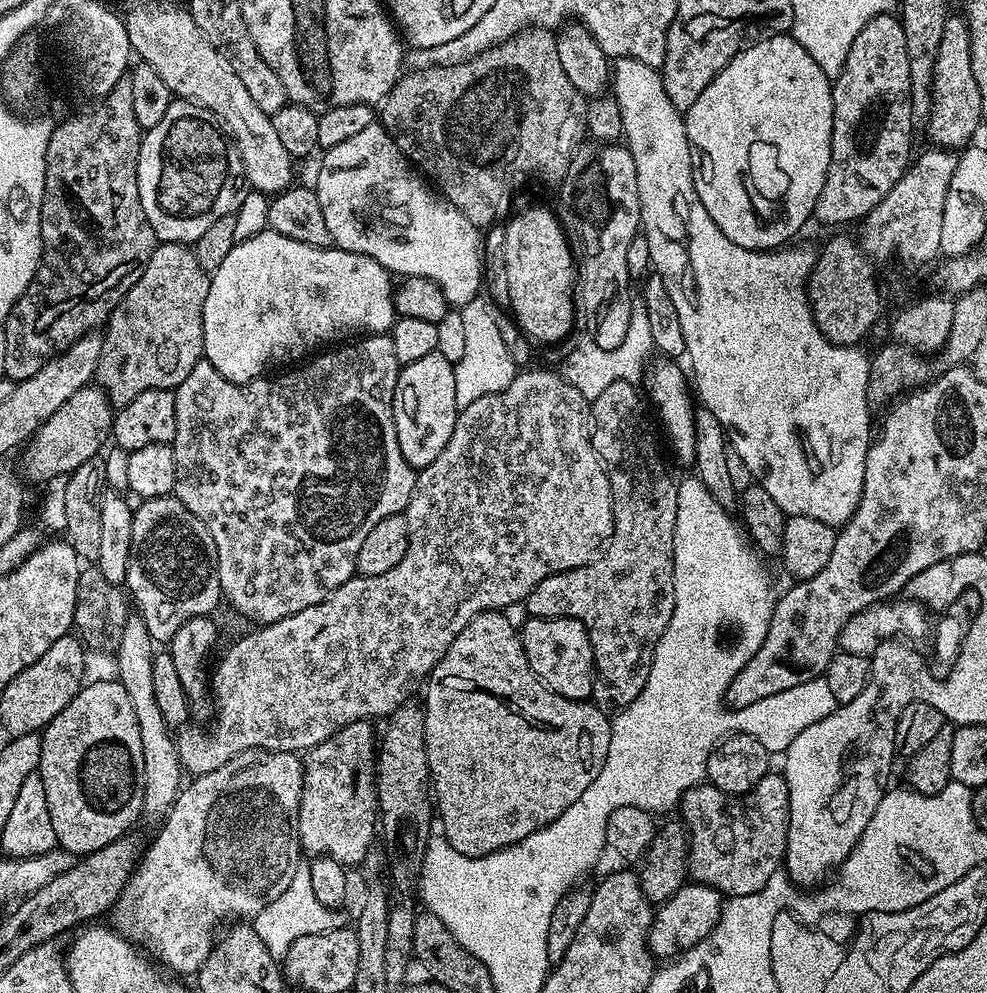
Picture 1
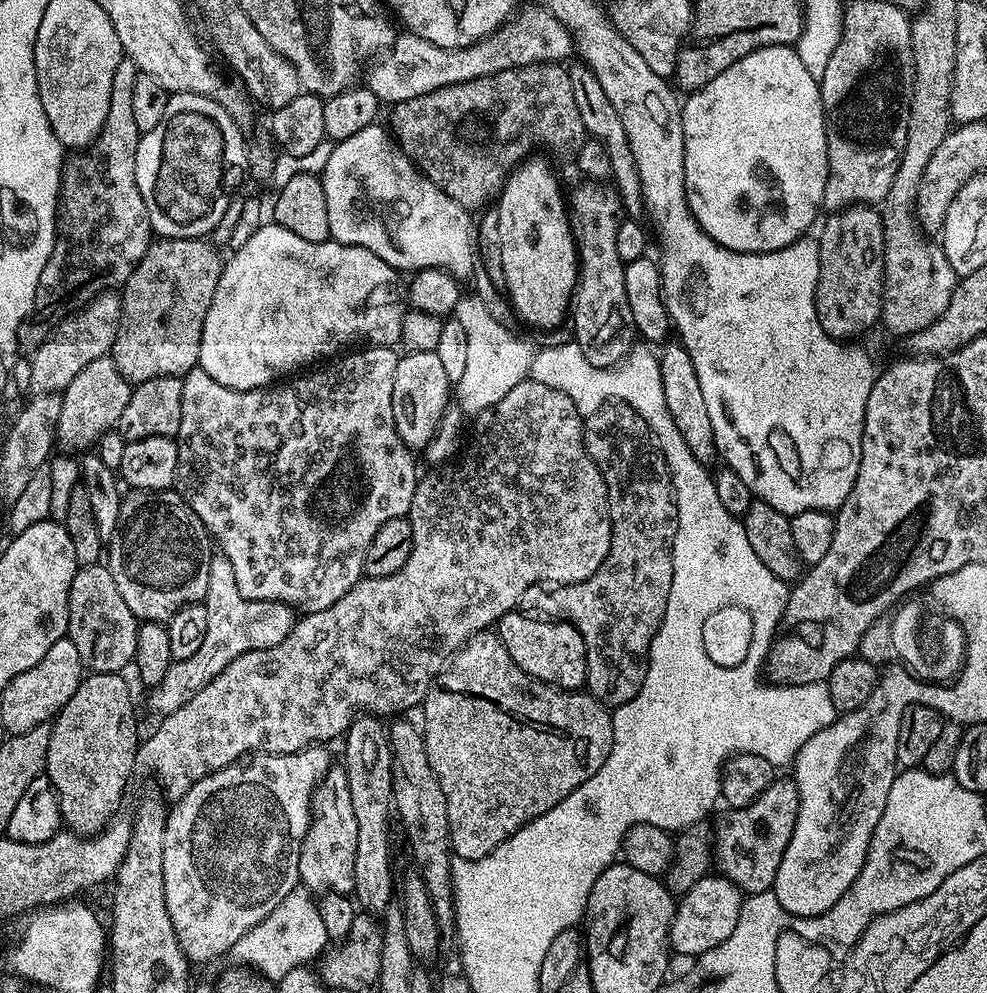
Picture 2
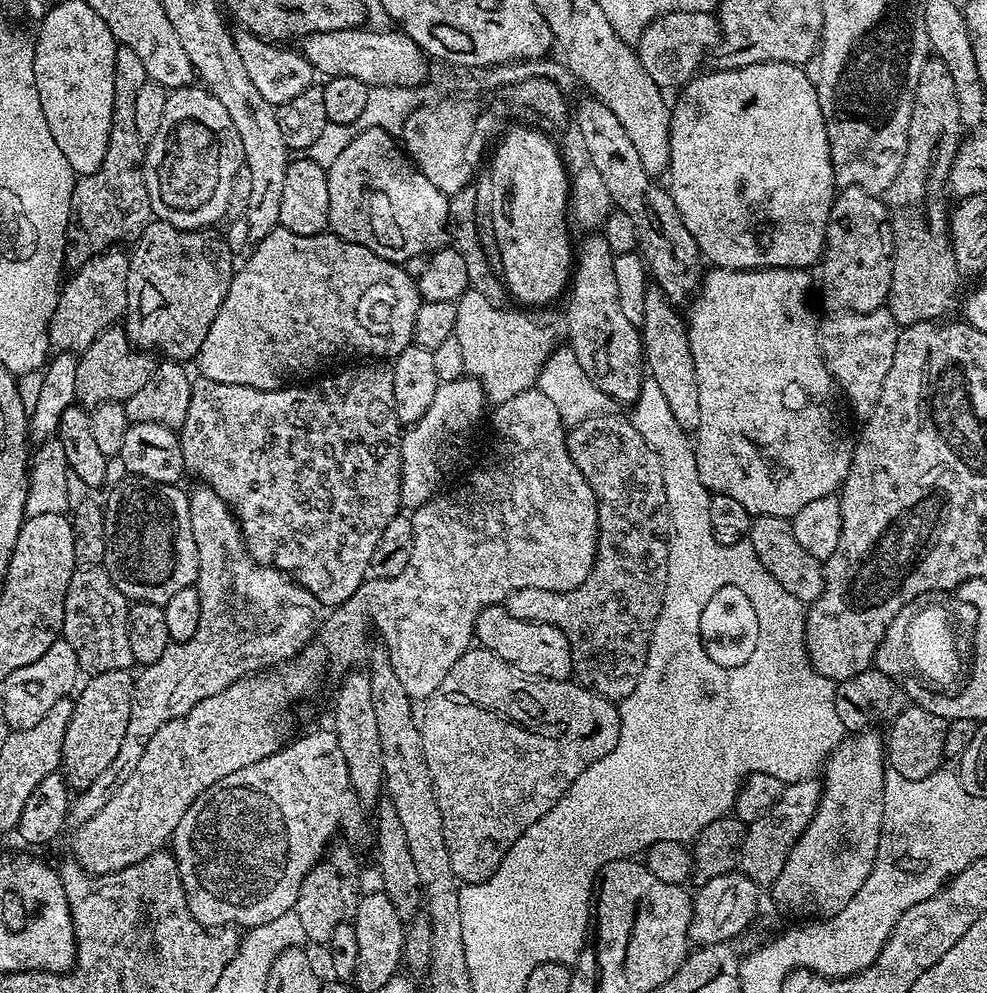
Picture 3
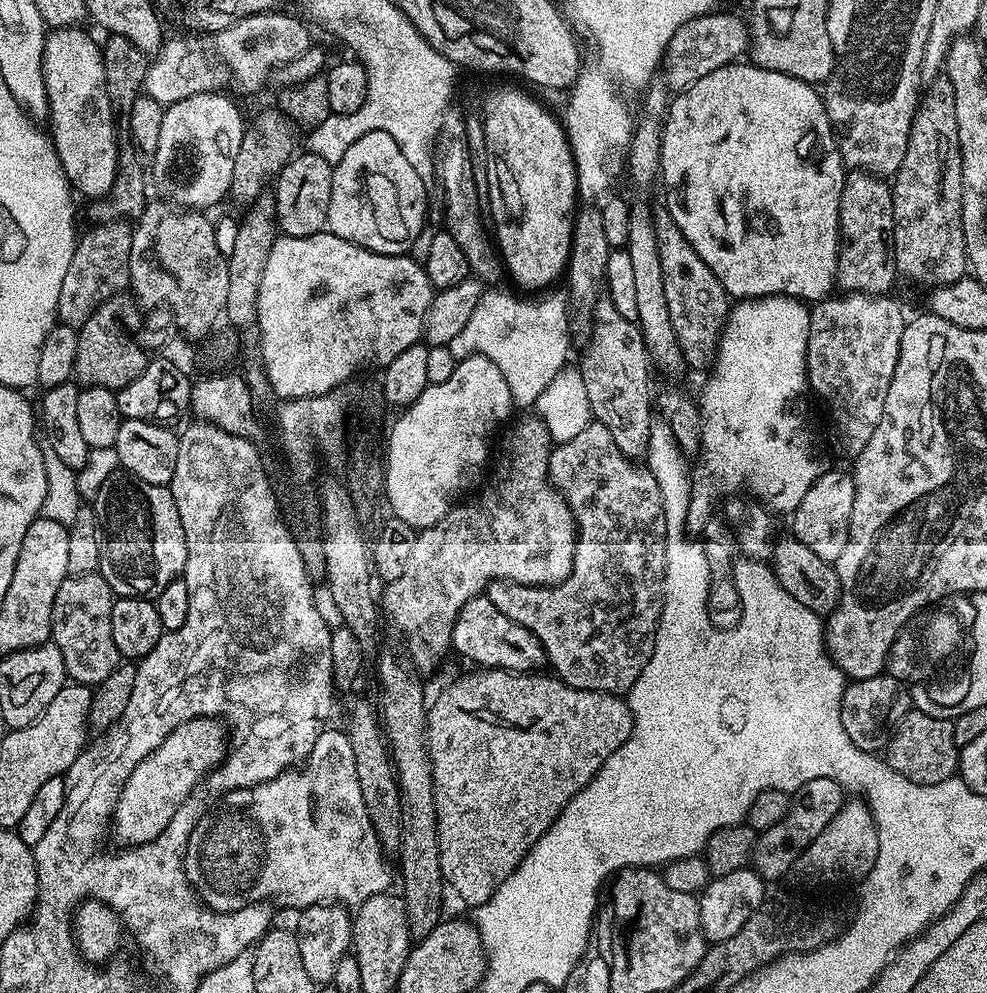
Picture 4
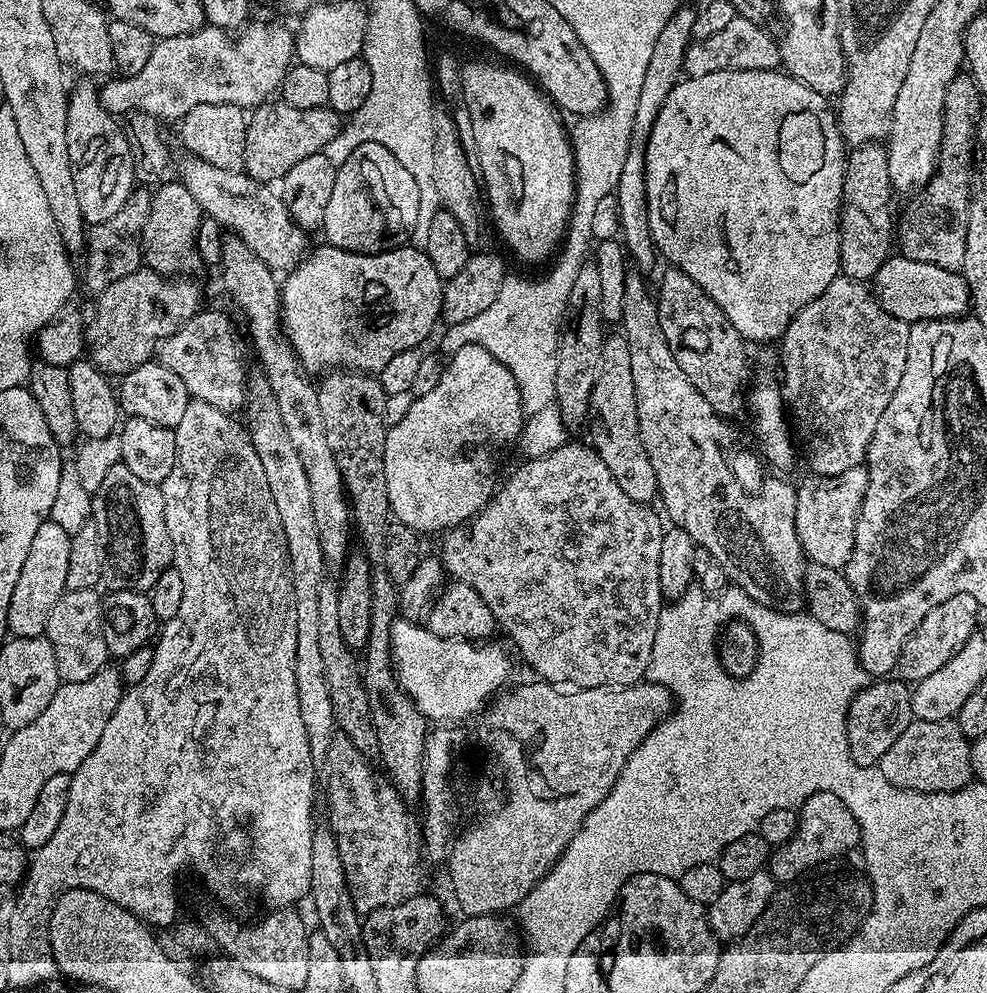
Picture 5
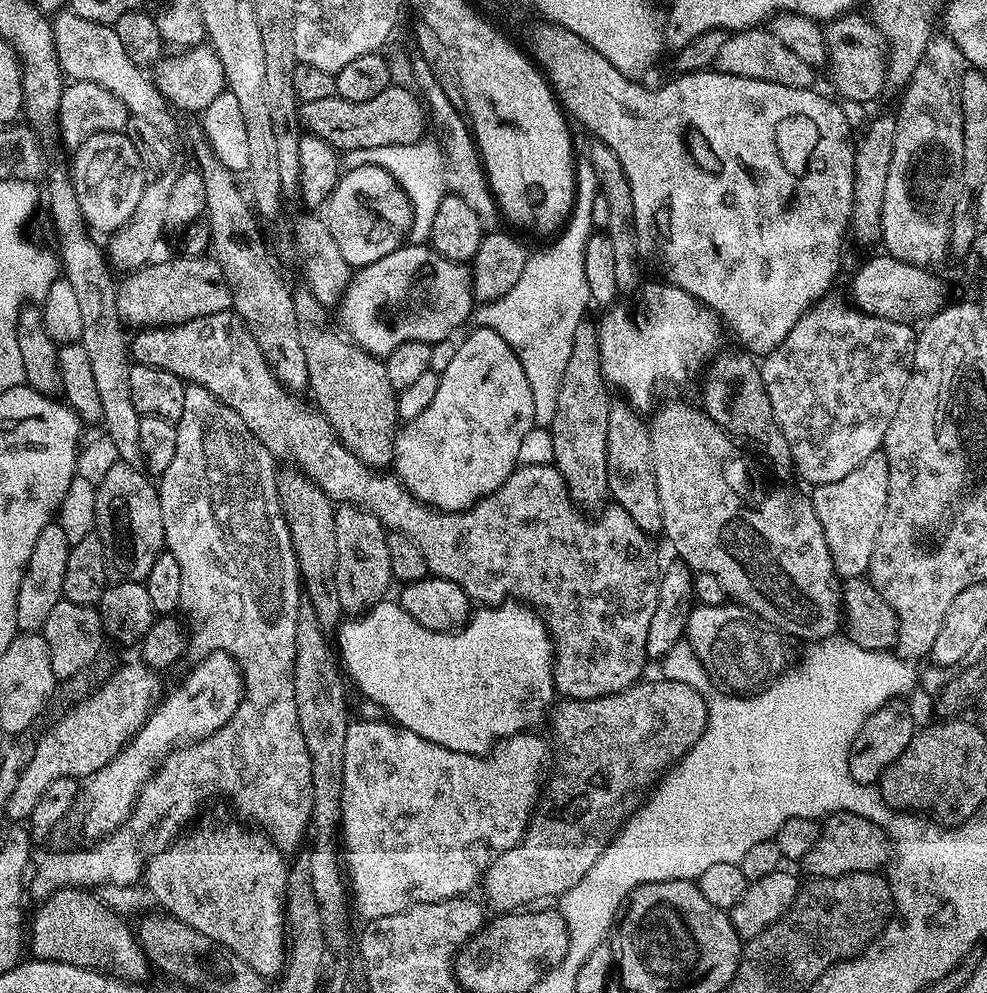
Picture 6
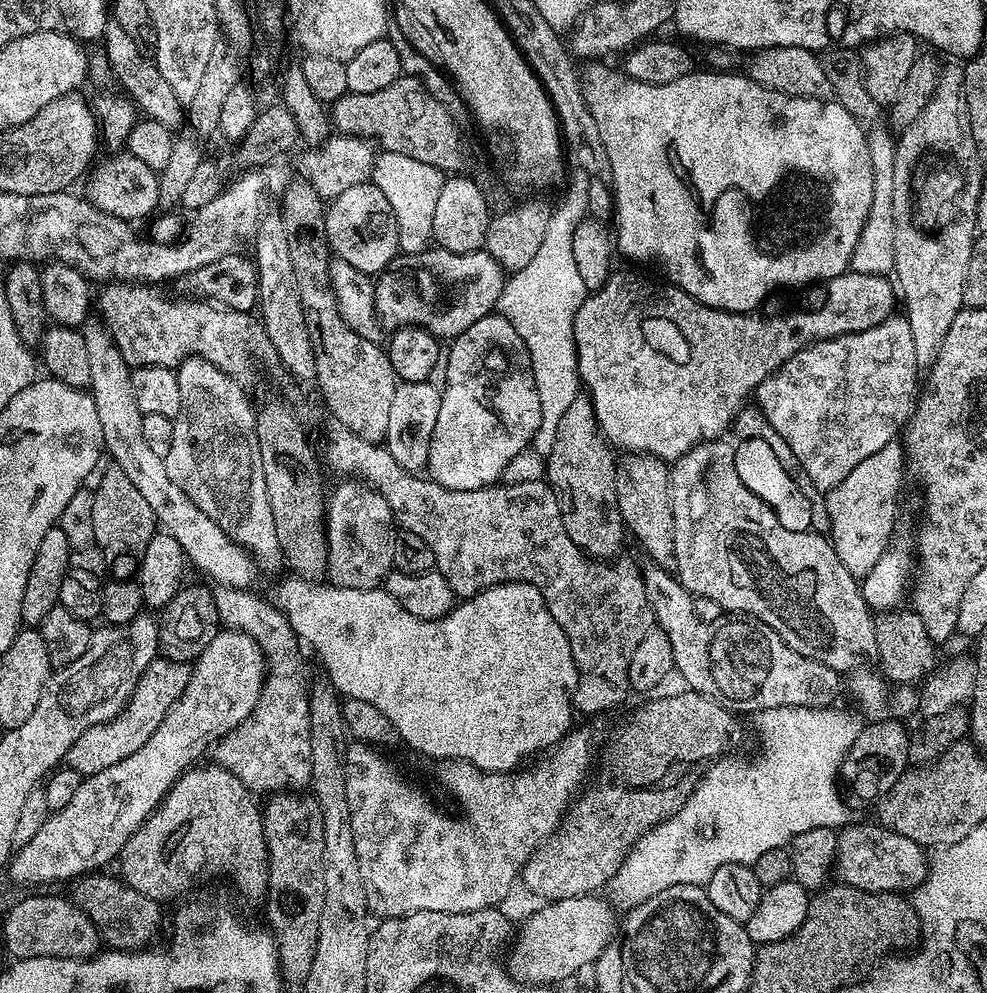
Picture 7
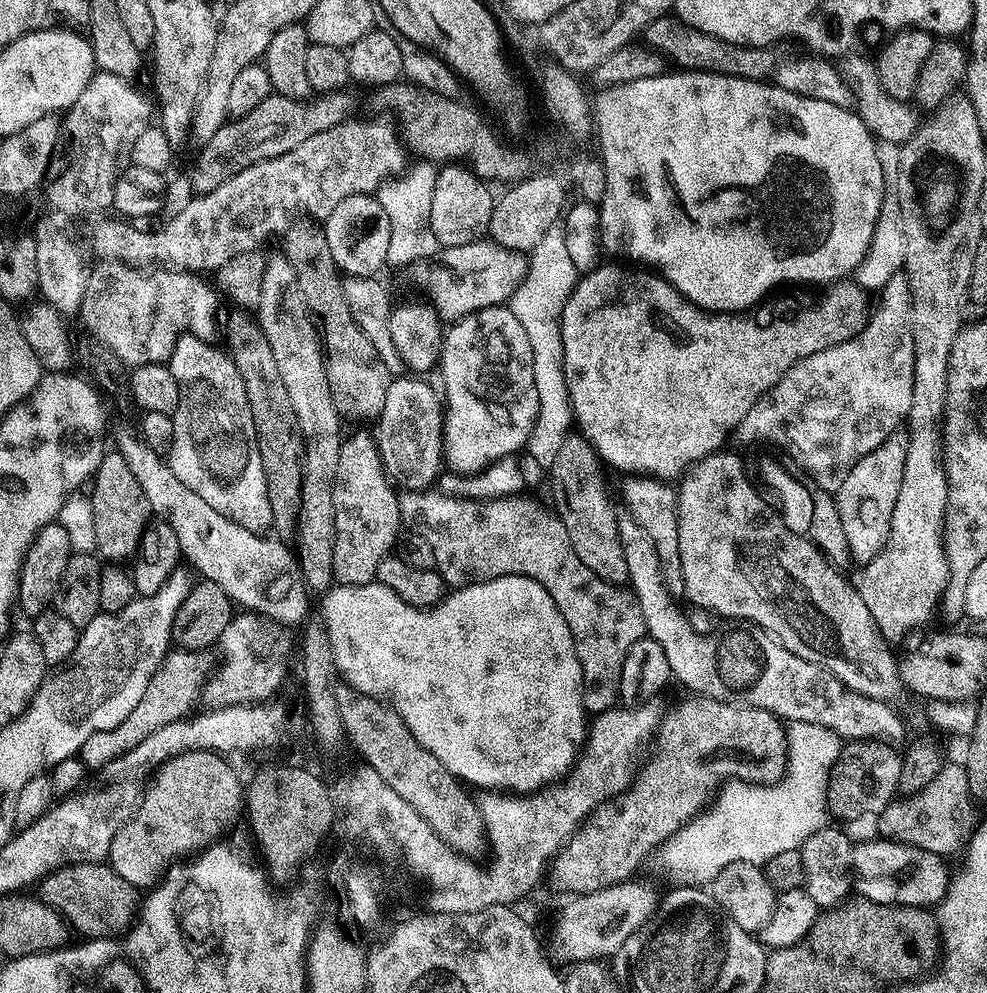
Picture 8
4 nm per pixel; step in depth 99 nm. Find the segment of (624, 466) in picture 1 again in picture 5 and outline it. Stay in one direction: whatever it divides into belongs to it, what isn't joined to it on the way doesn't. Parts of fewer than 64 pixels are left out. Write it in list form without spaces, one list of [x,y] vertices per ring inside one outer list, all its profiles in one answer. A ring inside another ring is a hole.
[[[564,443],[554,454],[546,454],[537,460],[525,459],[524,465],[509,478],[503,481],[502,487],[489,500],[477,516],[473,516],[467,526],[454,528],[443,533],[444,541],[440,544],[438,559],[447,575],[453,581],[478,590],[478,598],[490,606],[497,625],[508,631],[510,639],[516,643],[520,656],[537,672],[541,681],[557,686],[579,688],[626,688],[629,684],[639,684],[645,679],[650,658],[654,654],[654,634],[658,634],[660,613],[666,607],[666,599],[659,582],[659,562],[666,524],[659,520],[647,504],[634,502],[634,498],[614,482],[610,466],[596,453],[595,447],[587,448],[584,444]]]

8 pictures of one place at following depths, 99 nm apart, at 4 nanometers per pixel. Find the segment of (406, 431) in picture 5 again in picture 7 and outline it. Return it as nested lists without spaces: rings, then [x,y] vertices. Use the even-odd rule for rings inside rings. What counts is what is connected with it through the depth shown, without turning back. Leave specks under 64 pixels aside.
[[[499,314],[474,322],[451,344],[442,368],[444,384],[426,472],[451,492],[490,488],[503,477],[510,458],[531,445],[538,422],[542,422],[530,354],[526,342],[518,338],[518,330]]]

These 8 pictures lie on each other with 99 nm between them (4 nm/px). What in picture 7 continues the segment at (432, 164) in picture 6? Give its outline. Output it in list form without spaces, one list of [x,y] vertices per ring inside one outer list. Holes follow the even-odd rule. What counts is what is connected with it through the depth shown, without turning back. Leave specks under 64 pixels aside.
[[[382,154],[377,157],[370,180],[378,186],[378,190],[382,190],[382,194],[386,194],[386,202],[390,202],[394,210],[401,253],[429,251],[433,243],[434,205],[438,203],[438,194],[442,194],[445,179],[445,173],[439,168],[426,166],[426,162],[418,162],[418,158],[391,154]]]

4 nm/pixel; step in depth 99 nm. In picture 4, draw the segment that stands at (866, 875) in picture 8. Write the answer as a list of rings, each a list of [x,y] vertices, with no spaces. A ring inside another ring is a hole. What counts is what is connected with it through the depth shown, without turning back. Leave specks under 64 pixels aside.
[[[814,778],[814,782],[806,782],[806,786],[797,788],[791,797],[786,818],[757,835],[756,848],[750,861],[751,867],[755,868],[756,873],[766,882],[779,882],[796,867],[798,858],[807,850],[810,842],[814,842],[814,838],[818,838],[818,834],[826,830],[830,818],[838,814],[845,799],[845,789],[830,778]]]

